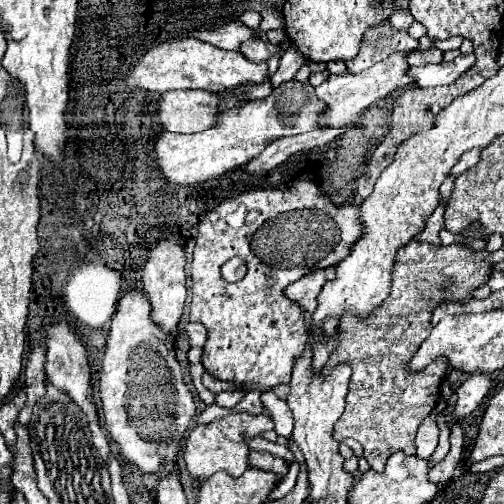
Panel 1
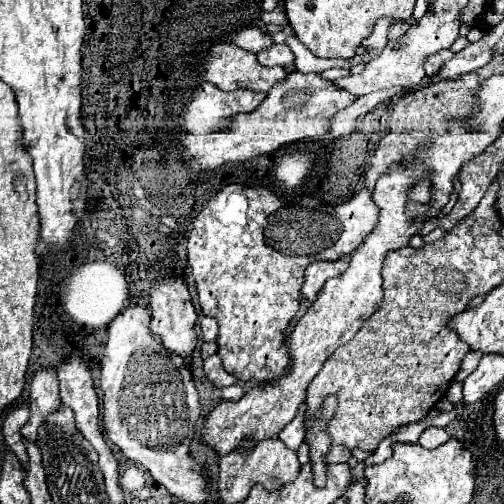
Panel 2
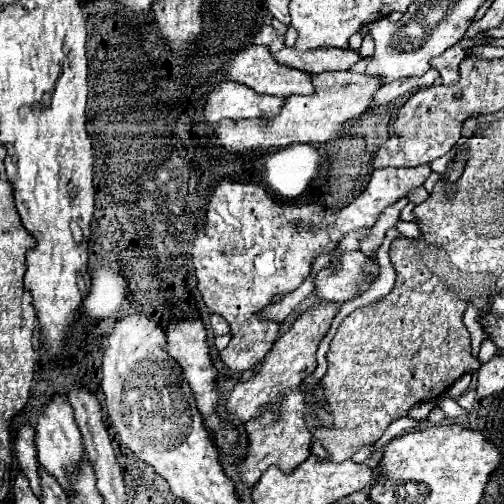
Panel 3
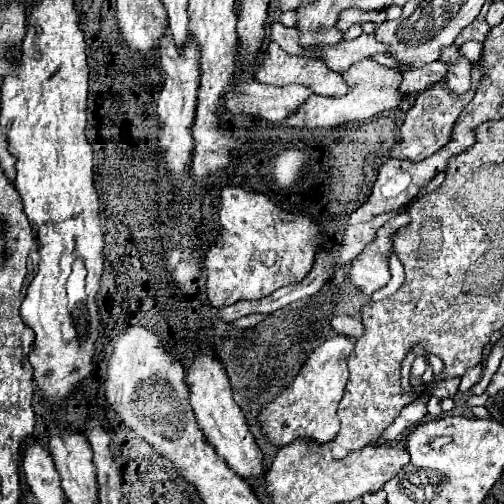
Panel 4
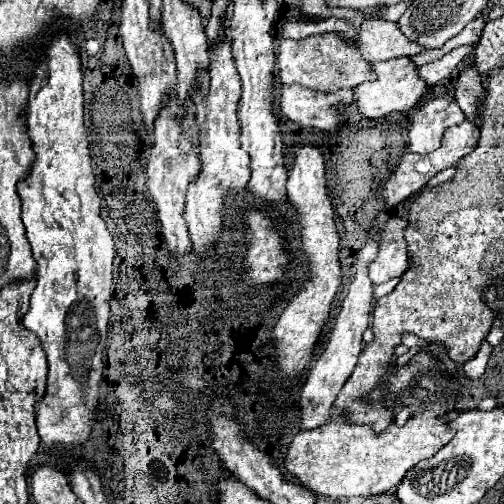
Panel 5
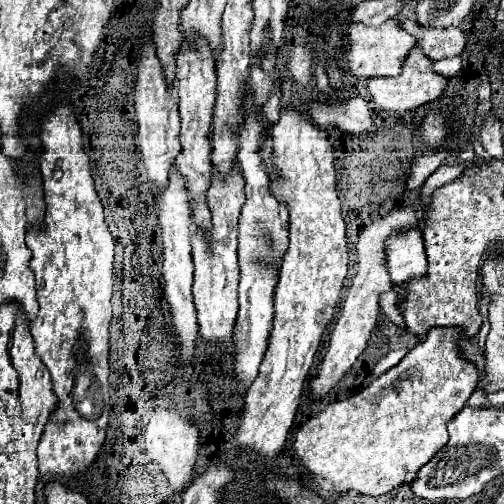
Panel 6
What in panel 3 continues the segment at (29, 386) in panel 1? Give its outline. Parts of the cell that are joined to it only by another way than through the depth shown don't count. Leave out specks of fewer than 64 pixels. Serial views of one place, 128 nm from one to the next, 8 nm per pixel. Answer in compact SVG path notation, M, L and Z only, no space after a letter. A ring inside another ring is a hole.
M54 394L44 404L44 412L36 420L36 452L38 452L38 462L60 482L64 490L70 490L70 480L74 474L68 472L68 468L76 468L80 464L84 446L82 446L82 434L74 422L74 410L68 398L62 394Z

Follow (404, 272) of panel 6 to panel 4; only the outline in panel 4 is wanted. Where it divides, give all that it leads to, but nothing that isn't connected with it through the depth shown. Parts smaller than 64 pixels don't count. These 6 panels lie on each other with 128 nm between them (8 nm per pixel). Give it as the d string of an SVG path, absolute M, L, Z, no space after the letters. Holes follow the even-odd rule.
M406 212L398 214L388 224L384 224L380 228L376 240L372 244L368 244L356 260L352 260L350 282L364 296L372 296L376 290L380 290L388 284L388 280L390 280L388 254L392 250L392 232L396 232L404 224L408 224Z

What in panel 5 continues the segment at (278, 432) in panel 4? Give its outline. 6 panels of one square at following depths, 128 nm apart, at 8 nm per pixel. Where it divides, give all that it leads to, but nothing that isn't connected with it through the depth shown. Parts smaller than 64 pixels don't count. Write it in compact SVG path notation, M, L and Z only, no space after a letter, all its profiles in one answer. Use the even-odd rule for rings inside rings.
M370 240L366 242L366 246L358 252L358 262L356 262L356 278L348 288L348 294L342 302L342 310L336 318L336 324L332 328L330 340L324 348L324 352L318 356L316 364L312 366L312 370L308 370L308 378L302 384L302 392L300 392L300 428L302 430L312 430L312 428L320 428L324 426L330 416L332 416L332 404L340 392L340 388L346 384L348 376L354 370L354 364L358 360L358 354L362 352L362 334L370 324L370 308L372 308L372 282L366 276L366 268L370 264L370 260L376 256L378 252L378 242Z

